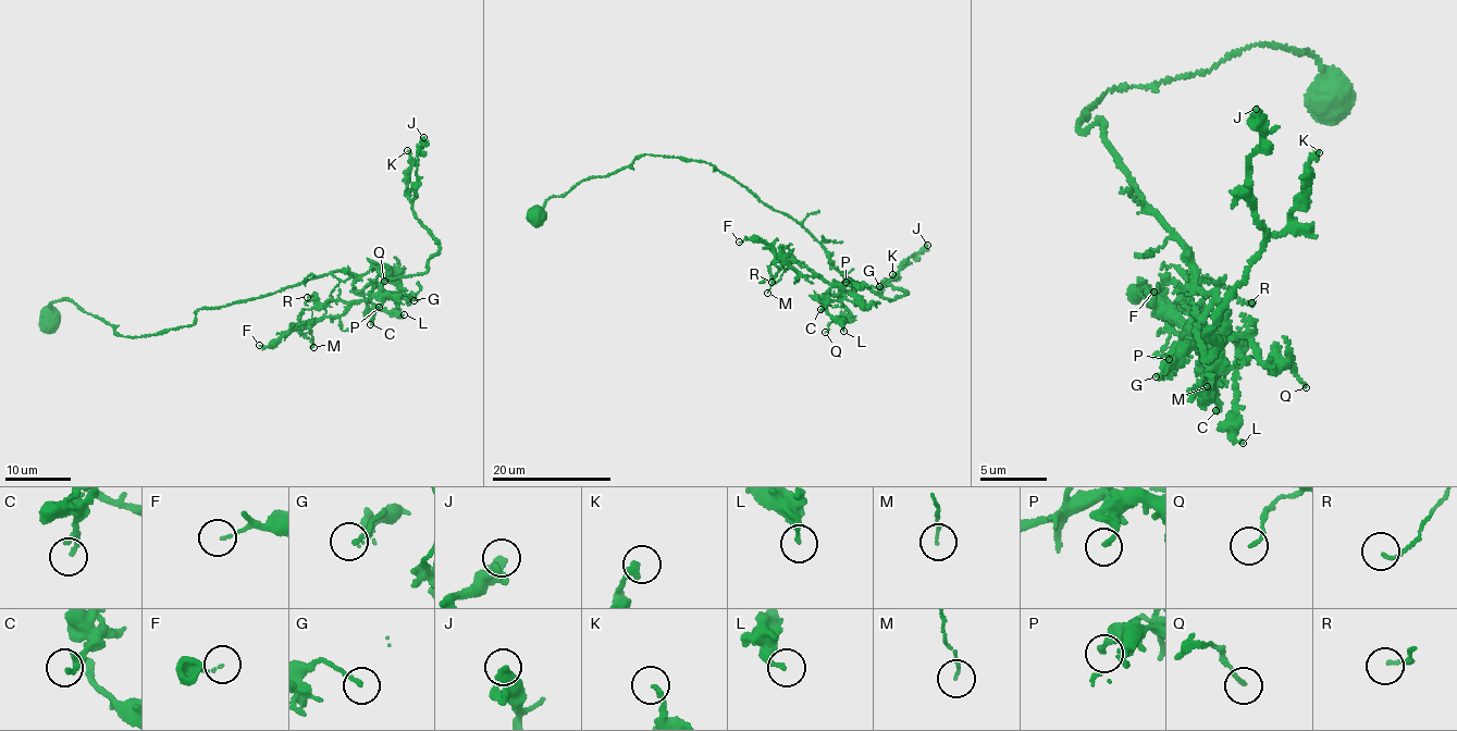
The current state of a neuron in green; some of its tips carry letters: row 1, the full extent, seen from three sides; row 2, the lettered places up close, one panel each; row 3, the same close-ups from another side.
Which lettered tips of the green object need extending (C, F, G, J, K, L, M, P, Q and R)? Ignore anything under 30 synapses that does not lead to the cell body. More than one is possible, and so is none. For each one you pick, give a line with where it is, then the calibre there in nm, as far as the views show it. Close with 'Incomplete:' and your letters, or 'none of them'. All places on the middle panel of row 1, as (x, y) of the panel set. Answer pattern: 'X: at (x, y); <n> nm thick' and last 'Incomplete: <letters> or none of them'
Incomplete: none of them

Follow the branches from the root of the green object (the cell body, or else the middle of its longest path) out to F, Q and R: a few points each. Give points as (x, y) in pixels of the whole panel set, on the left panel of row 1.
F: (52, 318), (69, 298), (146, 337), (386, 269), (374, 295), (259, 345)
Q: (52, 318), (49, 304), (69, 298), (134, 338), (344, 270), (381, 265), (378, 283), (397, 273), (384, 281)
R: (52, 318), (69, 298), (146, 337), (386, 269), (366, 299), (307, 297)

